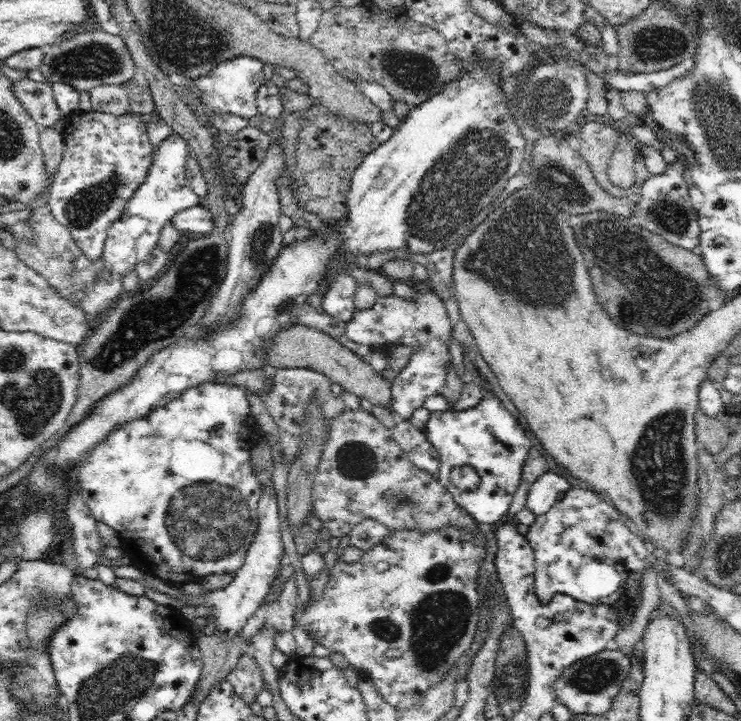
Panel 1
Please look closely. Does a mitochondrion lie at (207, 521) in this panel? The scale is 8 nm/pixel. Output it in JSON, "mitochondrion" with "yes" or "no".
{"mitochondrion":"yes"}

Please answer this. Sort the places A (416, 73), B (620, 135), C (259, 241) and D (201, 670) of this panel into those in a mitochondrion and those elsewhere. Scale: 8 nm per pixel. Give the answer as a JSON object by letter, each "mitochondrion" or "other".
{"A":"mitochondrion","B":"other","C":"mitochondrion","D":"other"}

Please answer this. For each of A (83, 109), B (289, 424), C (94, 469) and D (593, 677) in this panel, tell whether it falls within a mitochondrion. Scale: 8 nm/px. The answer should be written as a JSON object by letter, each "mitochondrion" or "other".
{"A":"other","B":"other","C":"other","D":"mitochondrion"}

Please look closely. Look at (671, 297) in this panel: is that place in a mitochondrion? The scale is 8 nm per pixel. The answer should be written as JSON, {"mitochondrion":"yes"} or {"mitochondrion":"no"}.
{"mitochondrion":"yes"}

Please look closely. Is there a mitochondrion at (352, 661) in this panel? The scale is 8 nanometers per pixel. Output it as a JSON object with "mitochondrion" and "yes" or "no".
{"mitochondrion":"no"}

